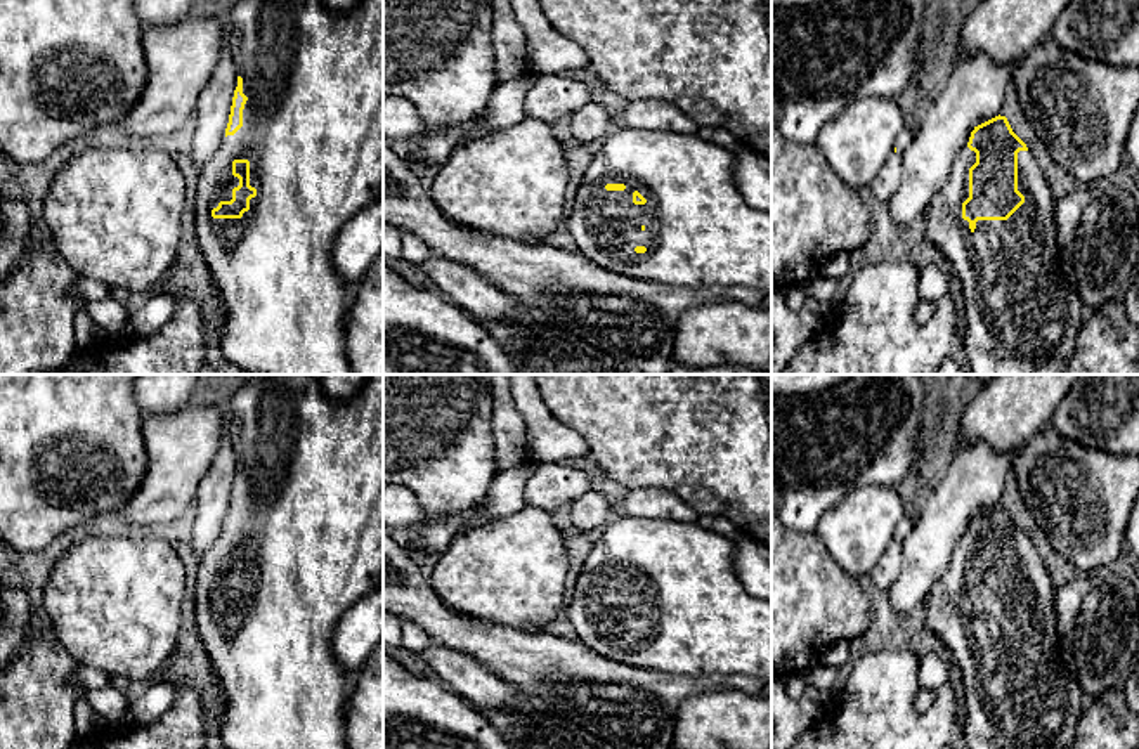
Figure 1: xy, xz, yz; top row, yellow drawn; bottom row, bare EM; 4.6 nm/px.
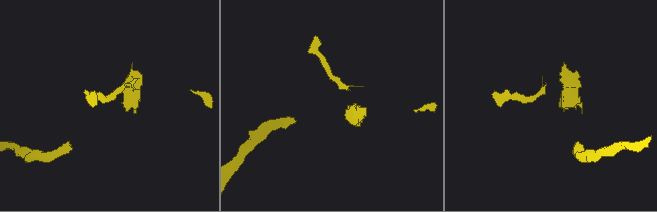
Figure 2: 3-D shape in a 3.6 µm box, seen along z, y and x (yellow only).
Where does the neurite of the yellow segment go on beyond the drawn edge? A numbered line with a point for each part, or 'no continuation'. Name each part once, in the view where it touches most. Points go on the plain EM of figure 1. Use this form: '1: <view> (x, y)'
1: yz (1018, 696)

